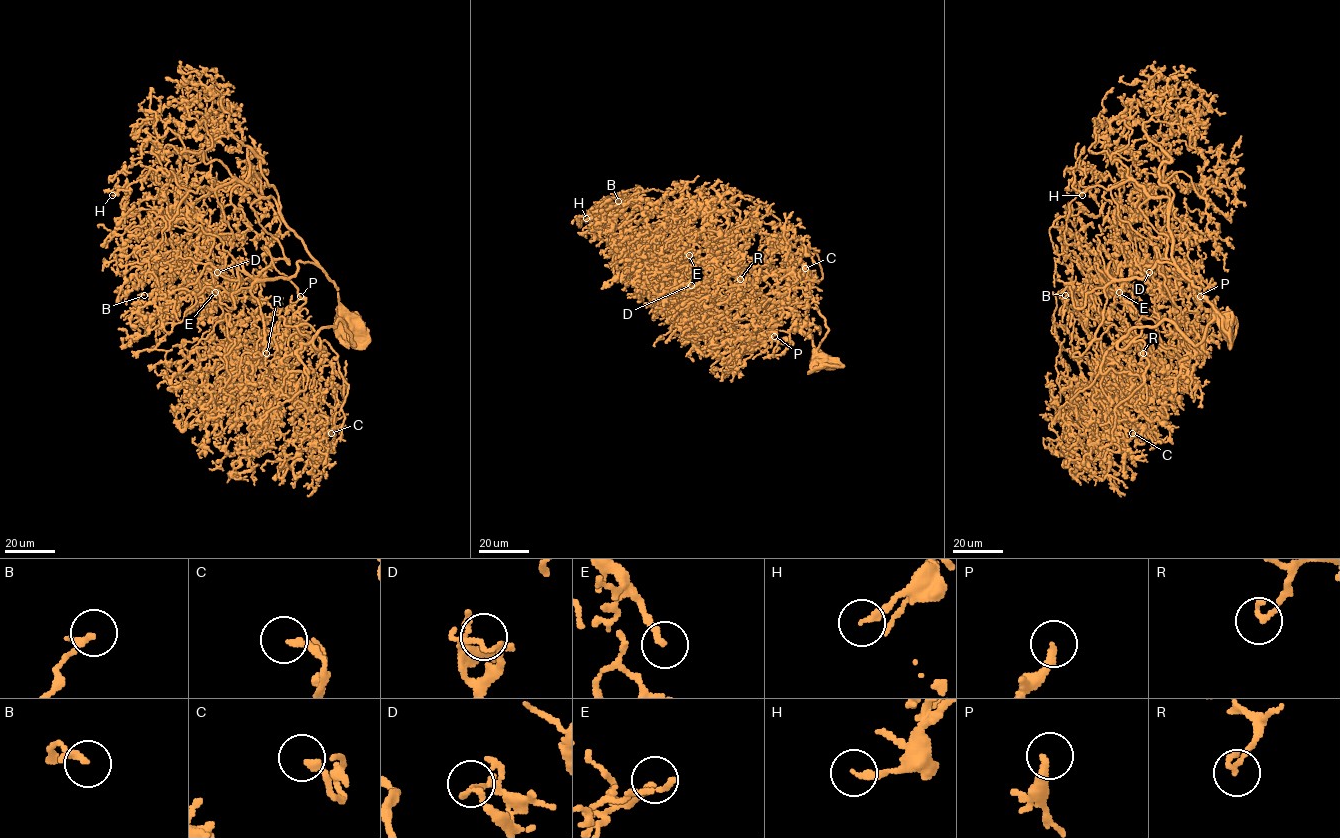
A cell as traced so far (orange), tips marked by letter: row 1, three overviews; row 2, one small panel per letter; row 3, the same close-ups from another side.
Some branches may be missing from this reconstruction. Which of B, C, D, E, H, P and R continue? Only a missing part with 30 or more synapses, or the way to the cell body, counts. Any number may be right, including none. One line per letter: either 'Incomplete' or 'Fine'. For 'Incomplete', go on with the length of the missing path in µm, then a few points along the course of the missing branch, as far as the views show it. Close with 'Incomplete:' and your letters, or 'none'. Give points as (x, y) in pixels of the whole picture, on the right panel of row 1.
B: Fine
C: Fine
D: Fine
E: Fine
H: Fine
P: Fine
R: Fine
Incomplete: none

